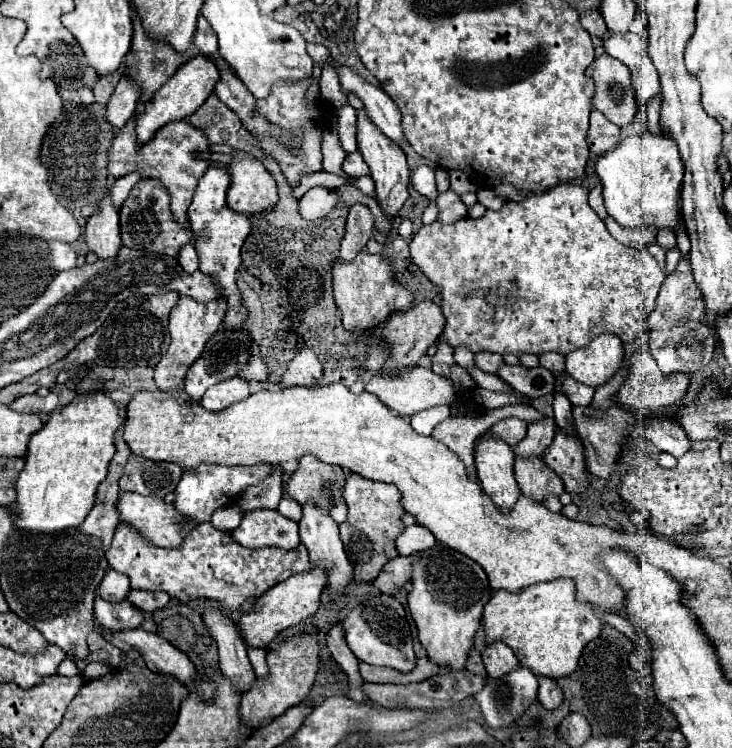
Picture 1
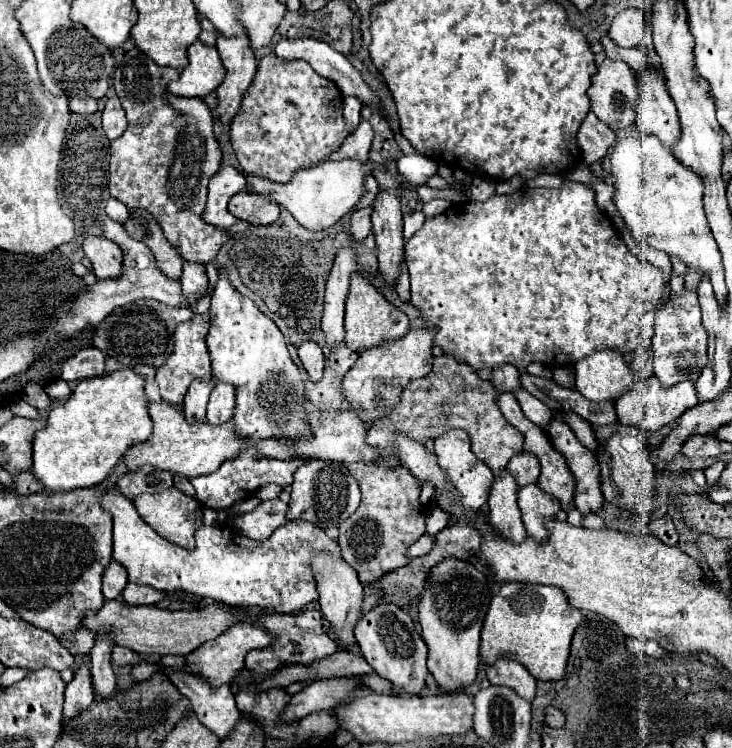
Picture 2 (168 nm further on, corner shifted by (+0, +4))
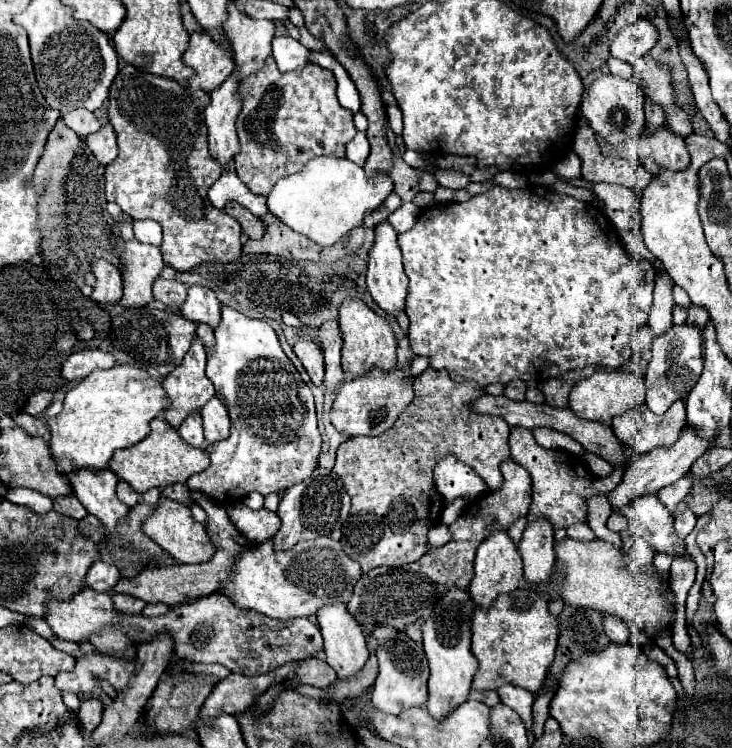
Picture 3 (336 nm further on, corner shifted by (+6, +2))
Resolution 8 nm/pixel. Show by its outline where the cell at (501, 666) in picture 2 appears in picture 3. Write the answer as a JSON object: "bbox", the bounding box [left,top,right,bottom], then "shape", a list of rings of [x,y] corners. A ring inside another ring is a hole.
{"bbox":[497,684,533,730],"shape":[[[511,684],[501,686],[501,688],[497,690],[497,694],[499,694],[499,698],[501,698],[501,702],[503,702],[505,706],[509,706],[511,710],[515,710],[515,712],[521,716],[525,728],[531,730],[531,728],[533,728],[533,718],[531,718],[533,694],[527,692],[527,690],[523,690],[523,688],[511,686]]]}

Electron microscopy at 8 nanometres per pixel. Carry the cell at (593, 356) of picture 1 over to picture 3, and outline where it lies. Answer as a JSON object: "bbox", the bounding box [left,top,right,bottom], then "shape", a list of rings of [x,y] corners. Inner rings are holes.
{"bbox":[569,370,645,422],"shape":[[[597,370],[591,378],[585,378],[575,384],[569,396],[569,408],[583,420],[591,422],[609,422],[615,416],[633,410],[645,404],[645,382],[641,376],[619,370]]]}

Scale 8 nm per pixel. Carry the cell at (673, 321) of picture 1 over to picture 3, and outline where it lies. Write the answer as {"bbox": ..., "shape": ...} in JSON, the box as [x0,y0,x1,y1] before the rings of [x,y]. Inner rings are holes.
{"bbox":[645,326,703,414],"shape":[[[673,326],[665,336],[653,340],[651,360],[645,374],[647,384],[647,408],[655,414],[665,414],[673,402],[685,400],[689,390],[697,384],[703,370],[703,352],[701,352],[701,334],[693,326]]]}

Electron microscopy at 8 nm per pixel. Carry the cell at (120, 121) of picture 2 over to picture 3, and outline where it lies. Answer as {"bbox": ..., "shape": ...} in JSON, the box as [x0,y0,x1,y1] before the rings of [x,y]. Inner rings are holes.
{"bbox":[87,122,119,166],"shape":[[[109,122],[99,132],[87,136],[87,146],[91,148],[93,156],[103,166],[107,166],[109,162],[113,162],[117,158],[117,152],[119,152],[117,138],[115,138],[115,132],[113,132],[113,128],[111,128]]]}

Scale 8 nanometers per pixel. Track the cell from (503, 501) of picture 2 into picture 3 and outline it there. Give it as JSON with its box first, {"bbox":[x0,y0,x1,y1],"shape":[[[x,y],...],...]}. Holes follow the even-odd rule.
{"bbox":[469,528,523,610],"shape":[[[499,528],[497,532],[491,532],[491,536],[477,550],[477,556],[475,556],[475,576],[473,576],[471,586],[469,586],[469,596],[473,598],[473,602],[477,606],[481,606],[483,610],[489,610],[489,606],[493,604],[493,600],[497,596],[517,590],[521,580],[523,580],[521,556],[517,552],[517,546],[507,536],[507,530]]]}

